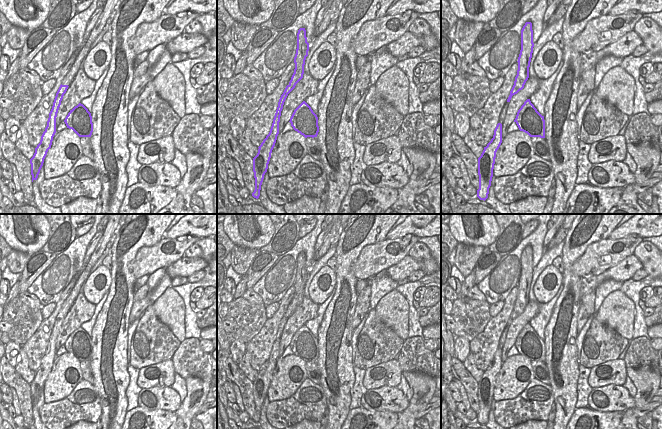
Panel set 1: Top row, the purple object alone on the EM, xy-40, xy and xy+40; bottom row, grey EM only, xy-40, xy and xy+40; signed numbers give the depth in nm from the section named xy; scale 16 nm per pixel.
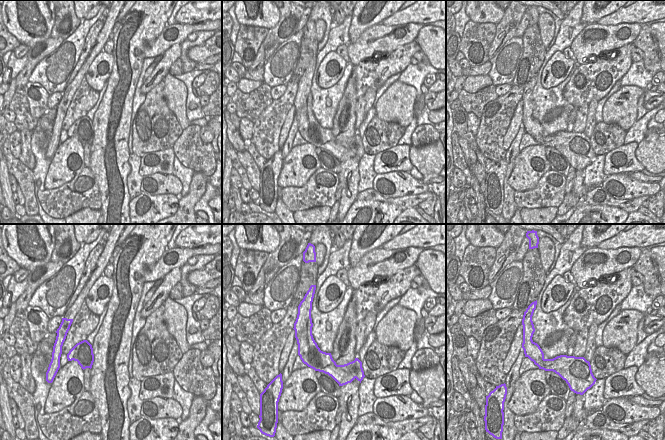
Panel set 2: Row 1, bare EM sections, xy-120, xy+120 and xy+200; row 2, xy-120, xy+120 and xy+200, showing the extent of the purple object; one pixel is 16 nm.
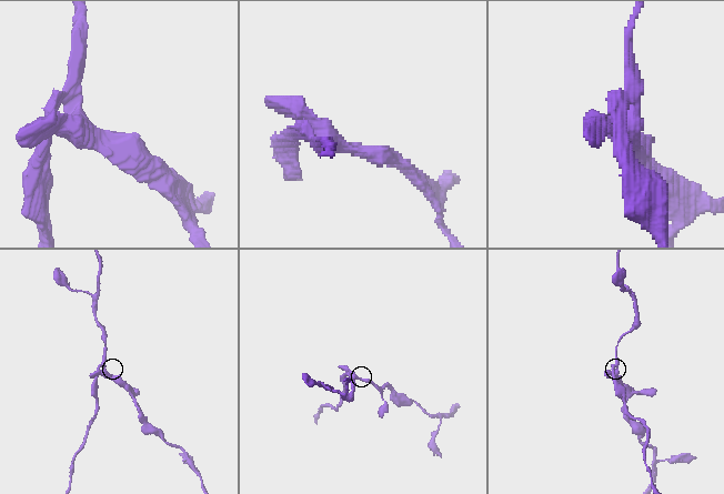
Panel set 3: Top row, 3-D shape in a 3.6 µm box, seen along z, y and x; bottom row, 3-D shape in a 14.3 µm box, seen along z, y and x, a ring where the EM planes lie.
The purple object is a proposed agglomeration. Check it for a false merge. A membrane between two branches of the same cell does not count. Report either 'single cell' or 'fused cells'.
fused cells

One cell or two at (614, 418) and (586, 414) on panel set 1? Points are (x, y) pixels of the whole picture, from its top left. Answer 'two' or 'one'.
one

